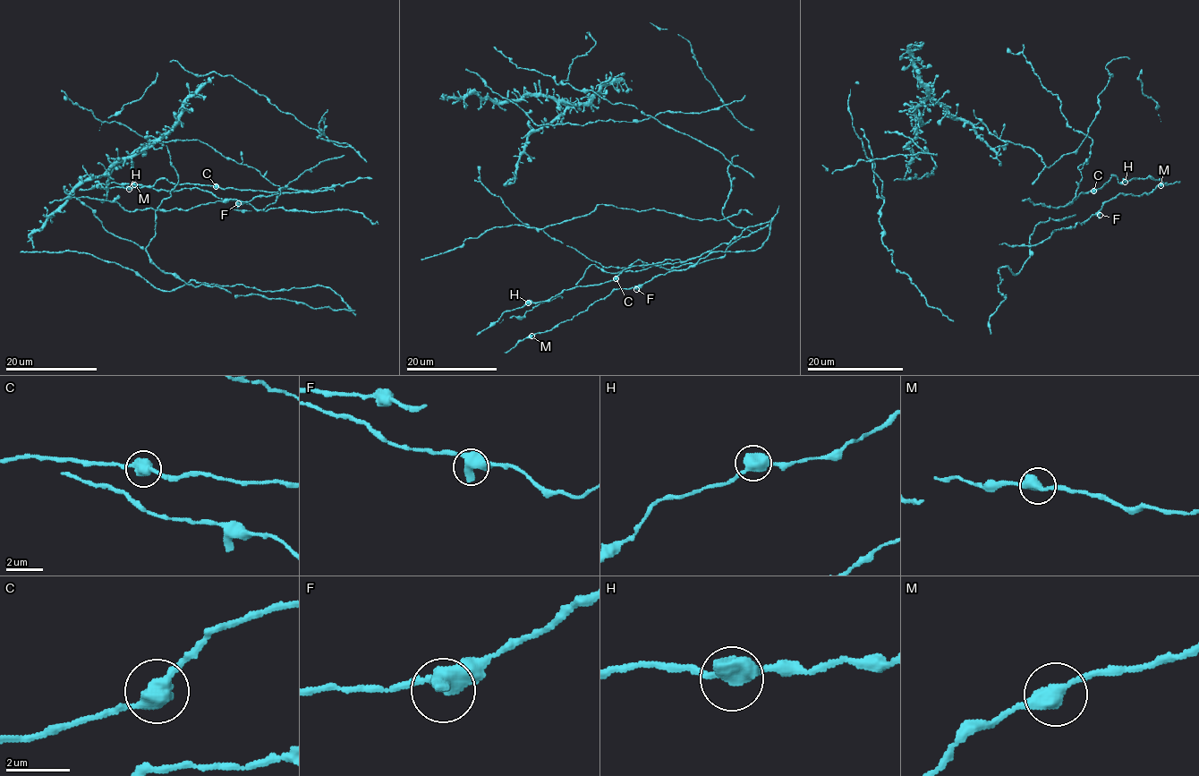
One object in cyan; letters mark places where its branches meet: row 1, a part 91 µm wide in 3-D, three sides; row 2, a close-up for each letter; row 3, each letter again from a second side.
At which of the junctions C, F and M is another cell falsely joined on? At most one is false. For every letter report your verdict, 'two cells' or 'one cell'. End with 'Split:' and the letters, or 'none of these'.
C: one cell
F: one cell
M: one cell
Split: none of these

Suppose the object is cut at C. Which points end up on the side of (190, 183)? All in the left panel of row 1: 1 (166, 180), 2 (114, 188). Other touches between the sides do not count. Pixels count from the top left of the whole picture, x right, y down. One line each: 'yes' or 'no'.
1: yes
2: yes

